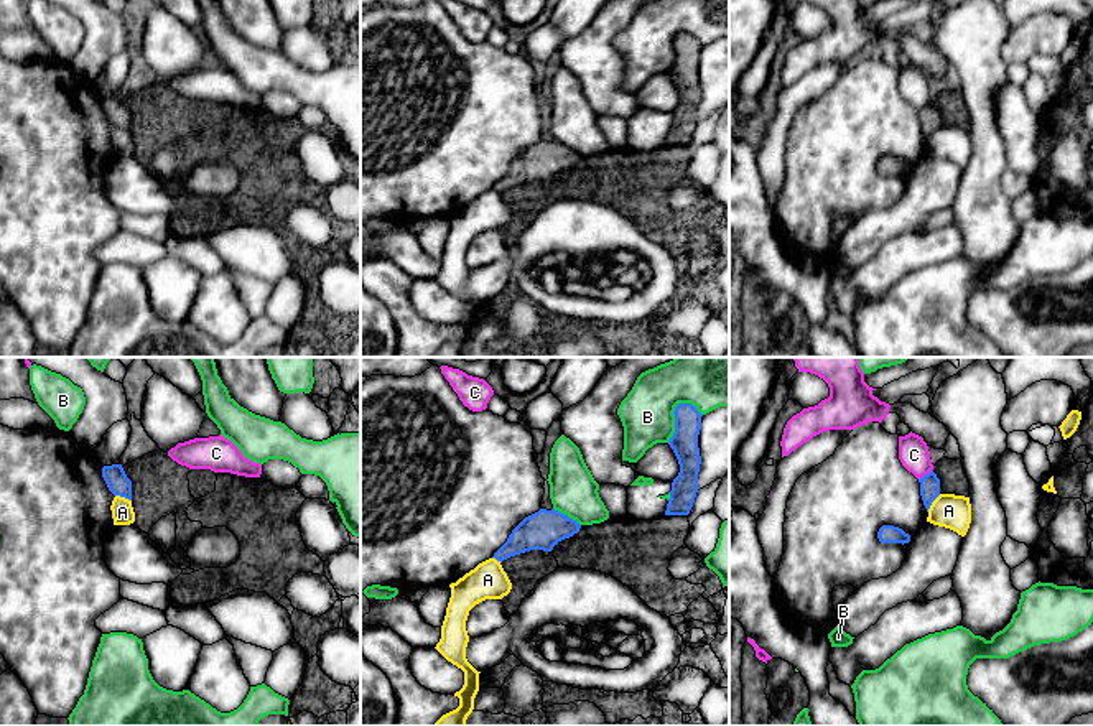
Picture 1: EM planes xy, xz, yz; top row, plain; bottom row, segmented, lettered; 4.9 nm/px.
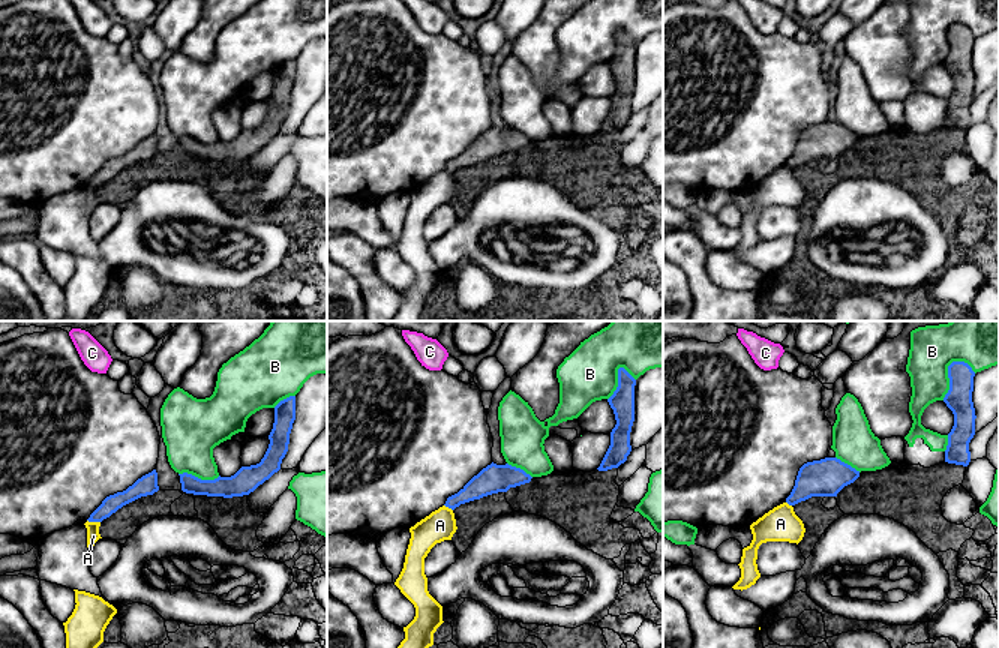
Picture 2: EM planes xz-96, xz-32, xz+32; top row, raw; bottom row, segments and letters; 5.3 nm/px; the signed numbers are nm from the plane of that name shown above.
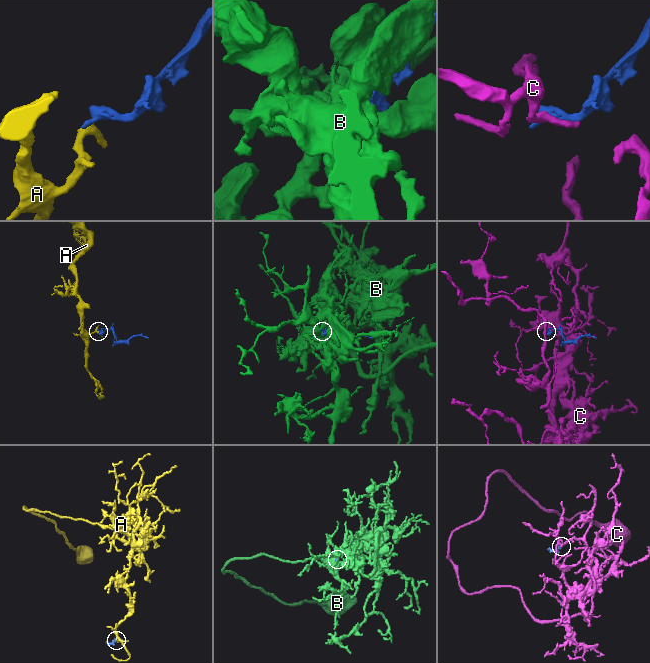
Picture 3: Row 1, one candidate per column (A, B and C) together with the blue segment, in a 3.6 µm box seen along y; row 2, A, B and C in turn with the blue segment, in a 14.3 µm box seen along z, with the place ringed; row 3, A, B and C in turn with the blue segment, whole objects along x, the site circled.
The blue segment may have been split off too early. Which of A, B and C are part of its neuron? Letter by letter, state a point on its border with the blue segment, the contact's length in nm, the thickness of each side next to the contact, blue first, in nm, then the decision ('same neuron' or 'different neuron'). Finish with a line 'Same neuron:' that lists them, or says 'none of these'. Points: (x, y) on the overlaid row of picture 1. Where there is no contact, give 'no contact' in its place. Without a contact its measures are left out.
A: meets blue in yz at (932, 501); contact 110 nm long; 100 nm thick on the blue side, 170 nm on the other; different neuron
B: meets blue in xz at (674, 414); contact 240 nm long; 130 nm thick on the blue side, 320 nm on the other; different neuron
C: meets blue in yz at (925, 474); contact 90 nm long; 100 nm thick on the blue side, 150 nm on the other; different neuron
Same neuron: none of these

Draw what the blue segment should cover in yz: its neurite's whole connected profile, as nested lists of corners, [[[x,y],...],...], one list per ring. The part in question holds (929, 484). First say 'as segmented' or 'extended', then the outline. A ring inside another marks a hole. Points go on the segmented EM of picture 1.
as segmented; [[[932,469],[928,474],[920,477],[919,482],[920,482],[920,496],[928,512],[932,502],[940,496],[940,479]]]

